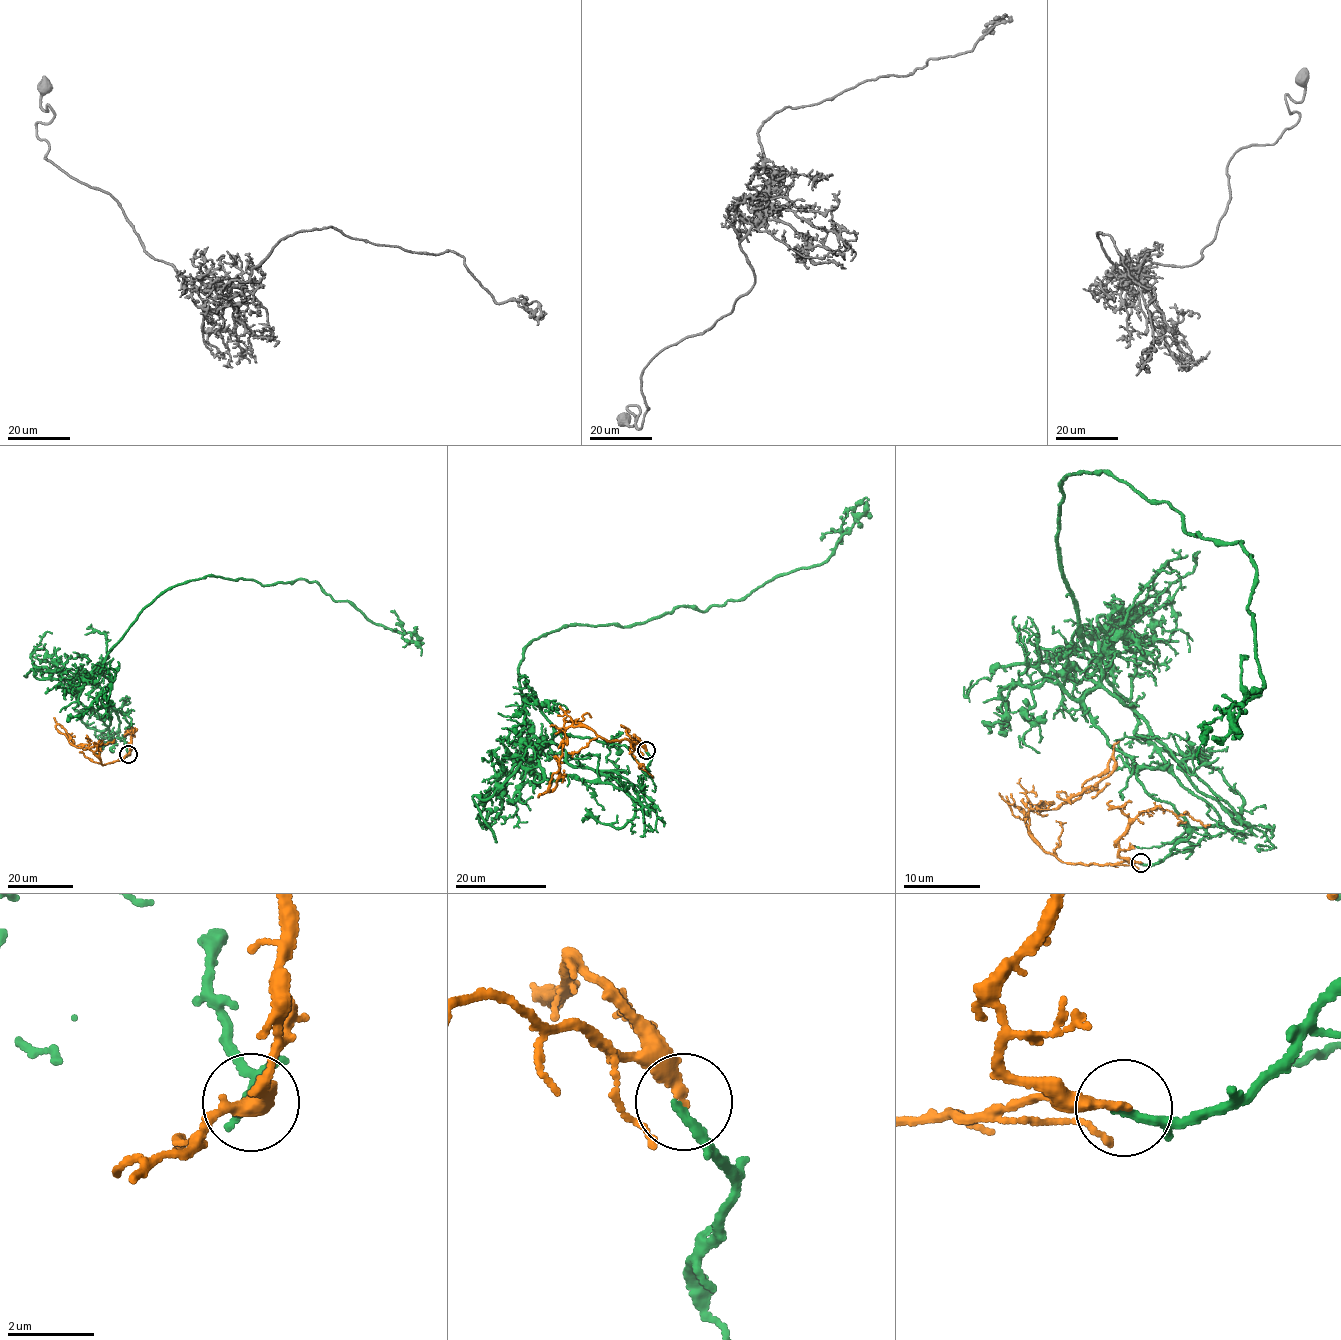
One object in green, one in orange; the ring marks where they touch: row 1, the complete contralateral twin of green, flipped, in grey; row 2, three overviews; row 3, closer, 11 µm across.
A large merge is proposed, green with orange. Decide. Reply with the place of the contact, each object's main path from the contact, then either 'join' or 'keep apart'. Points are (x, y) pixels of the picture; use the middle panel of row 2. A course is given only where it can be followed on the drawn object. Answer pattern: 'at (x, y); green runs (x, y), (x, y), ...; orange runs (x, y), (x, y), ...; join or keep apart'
at (646, 750); green runs (645, 750), (647, 773), (624, 745), (529, 738), (526, 646), (740, 599), (823, 563), (868, 500); orange runs (646, 750), (627, 739), (611, 742), (590, 729), (571, 726), (565, 730), (566, 741), (554, 788), (538, 797); keep apart

